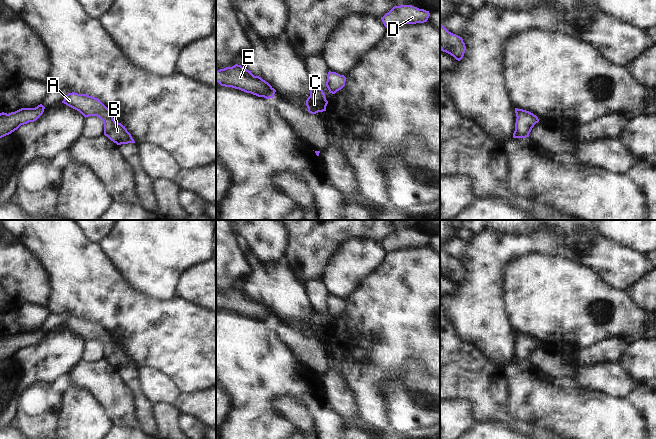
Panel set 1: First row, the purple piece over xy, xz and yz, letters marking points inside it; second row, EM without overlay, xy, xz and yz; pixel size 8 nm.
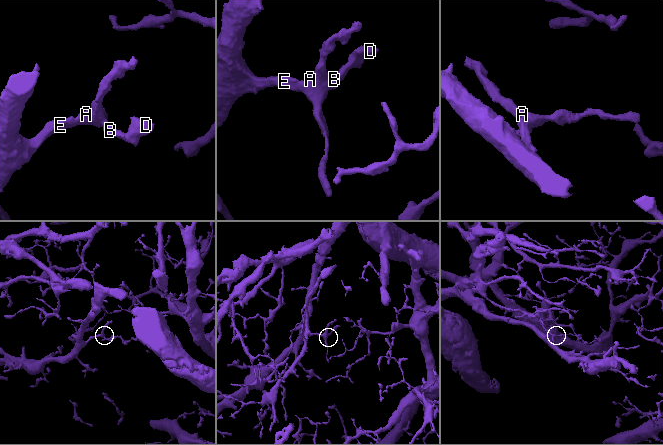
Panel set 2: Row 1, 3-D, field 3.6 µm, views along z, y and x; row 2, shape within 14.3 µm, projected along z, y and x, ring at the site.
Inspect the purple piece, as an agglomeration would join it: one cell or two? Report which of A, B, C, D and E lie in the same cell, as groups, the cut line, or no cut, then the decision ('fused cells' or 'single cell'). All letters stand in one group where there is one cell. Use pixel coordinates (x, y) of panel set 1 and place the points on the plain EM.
A B C D E | no cut | single cell

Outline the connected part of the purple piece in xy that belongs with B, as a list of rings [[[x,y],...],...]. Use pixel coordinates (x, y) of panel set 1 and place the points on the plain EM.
[[[68,317],[62,327],[79,335],[85,342],[99,341],[104,348],[104,359],[117,369],[135,367],[131,358],[121,347],[116,347],[113,337],[99,323],[87,318]]]

